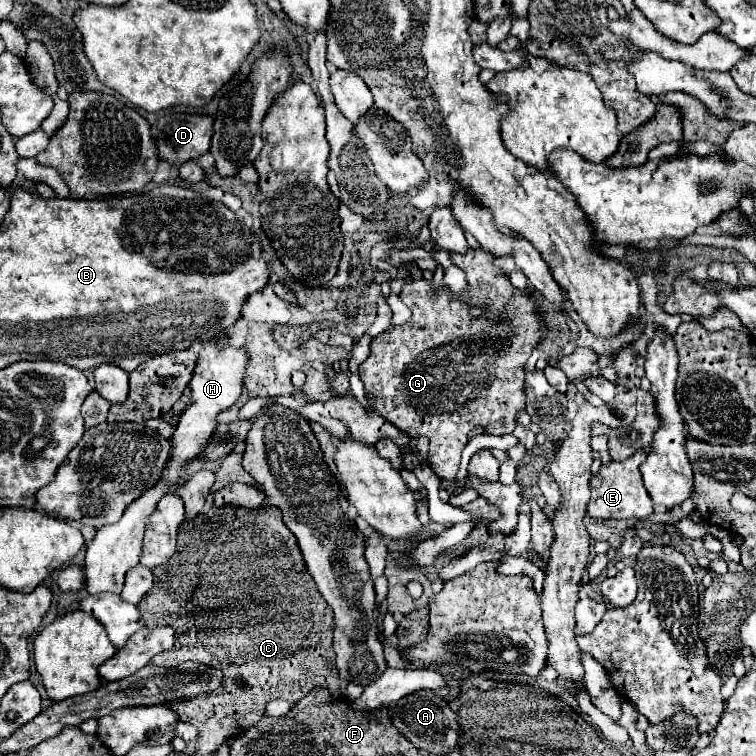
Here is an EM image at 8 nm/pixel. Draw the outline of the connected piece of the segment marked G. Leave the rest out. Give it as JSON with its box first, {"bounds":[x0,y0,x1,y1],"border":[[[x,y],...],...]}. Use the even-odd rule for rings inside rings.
{"bounds":[360,248,544,478],"border":[[[468,248],[464,254],[458,254],[456,256],[456,266],[460,270],[464,270],[466,274],[466,280],[468,280],[468,288],[464,292],[452,292],[448,286],[440,284],[440,288],[432,288],[432,280],[416,280],[412,284],[406,284],[400,292],[400,300],[412,310],[412,318],[402,324],[402,326],[396,326],[392,330],[386,330],[382,334],[378,334],[372,342],[370,342],[370,356],[360,364],[360,378],[364,382],[364,392],[372,394],[374,396],[374,402],[370,408],[374,408],[374,412],[378,412],[382,418],[390,420],[390,424],[394,424],[398,430],[406,432],[410,438],[418,438],[418,436],[426,436],[430,440],[430,450],[428,450],[428,460],[430,460],[430,468],[432,472],[438,476],[438,478],[454,478],[456,472],[458,472],[458,464],[460,464],[460,452],[468,440],[468,434],[474,430],[474,428],[482,428],[484,432],[488,434],[494,434],[494,436],[504,436],[504,434],[510,434],[514,432],[514,426],[516,426],[516,412],[524,408],[524,364],[528,360],[528,356],[538,348],[538,344],[544,340],[544,332],[542,332],[542,326],[544,326],[544,318],[540,316],[538,312],[538,306],[534,302],[534,296],[530,292],[520,292],[516,290],[510,280],[508,280],[508,274],[504,274],[500,268],[494,266],[494,256],[484,250],[484,248]],[[472,308],[482,308],[484,310],[484,316],[480,318],[472,318],[470,316],[470,310]]]}

